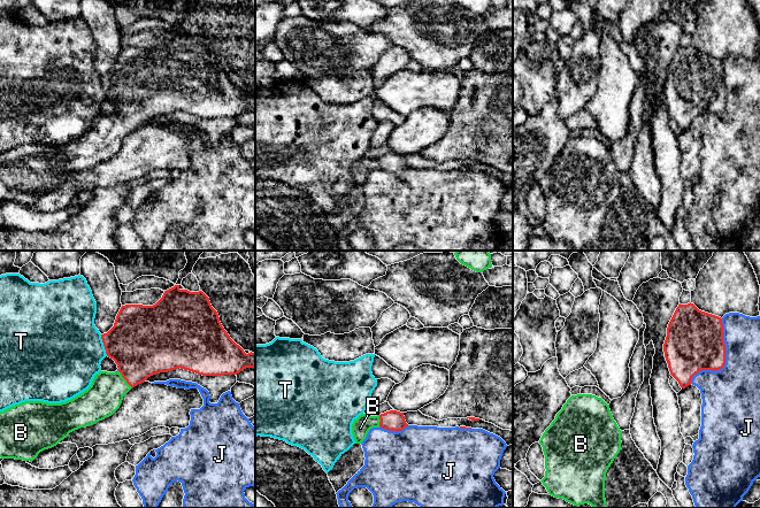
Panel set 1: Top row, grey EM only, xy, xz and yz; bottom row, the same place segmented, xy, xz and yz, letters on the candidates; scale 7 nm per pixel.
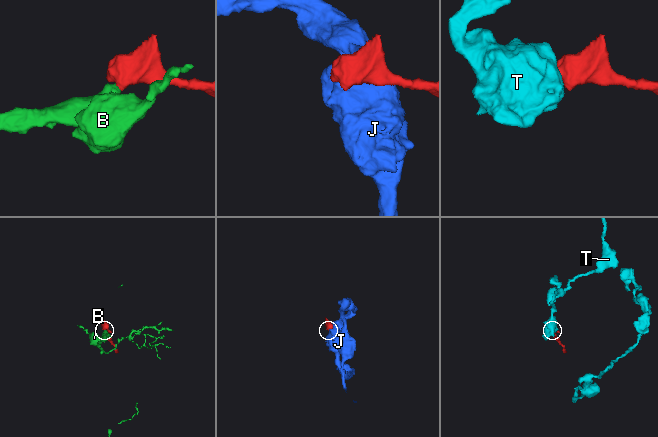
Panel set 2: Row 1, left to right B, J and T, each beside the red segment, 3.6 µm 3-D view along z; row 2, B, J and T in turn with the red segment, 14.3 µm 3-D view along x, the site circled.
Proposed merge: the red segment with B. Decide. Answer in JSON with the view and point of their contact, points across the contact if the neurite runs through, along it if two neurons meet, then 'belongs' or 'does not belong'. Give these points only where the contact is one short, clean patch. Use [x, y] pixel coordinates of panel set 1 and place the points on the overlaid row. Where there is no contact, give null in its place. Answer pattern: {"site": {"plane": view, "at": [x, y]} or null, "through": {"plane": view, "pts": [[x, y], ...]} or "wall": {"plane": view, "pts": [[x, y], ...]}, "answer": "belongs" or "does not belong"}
{"site": {"plane": "xy", "at": [124, 378]}, "through": {"plane": "xy", "pts": [[141, 347], [133, 369], [124, 378], [104, 397]]}, "answer": "belongs"}

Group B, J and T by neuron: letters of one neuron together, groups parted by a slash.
B / J / T

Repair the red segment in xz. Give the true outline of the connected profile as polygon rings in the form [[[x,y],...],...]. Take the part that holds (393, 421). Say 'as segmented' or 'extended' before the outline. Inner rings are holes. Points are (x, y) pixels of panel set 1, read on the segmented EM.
extended; [[[390,410],[377,416],[360,415],[352,424],[352,433],[355,444],[362,444],[368,432],[373,428],[383,428],[389,431],[402,431],[408,424],[404,413]]]

